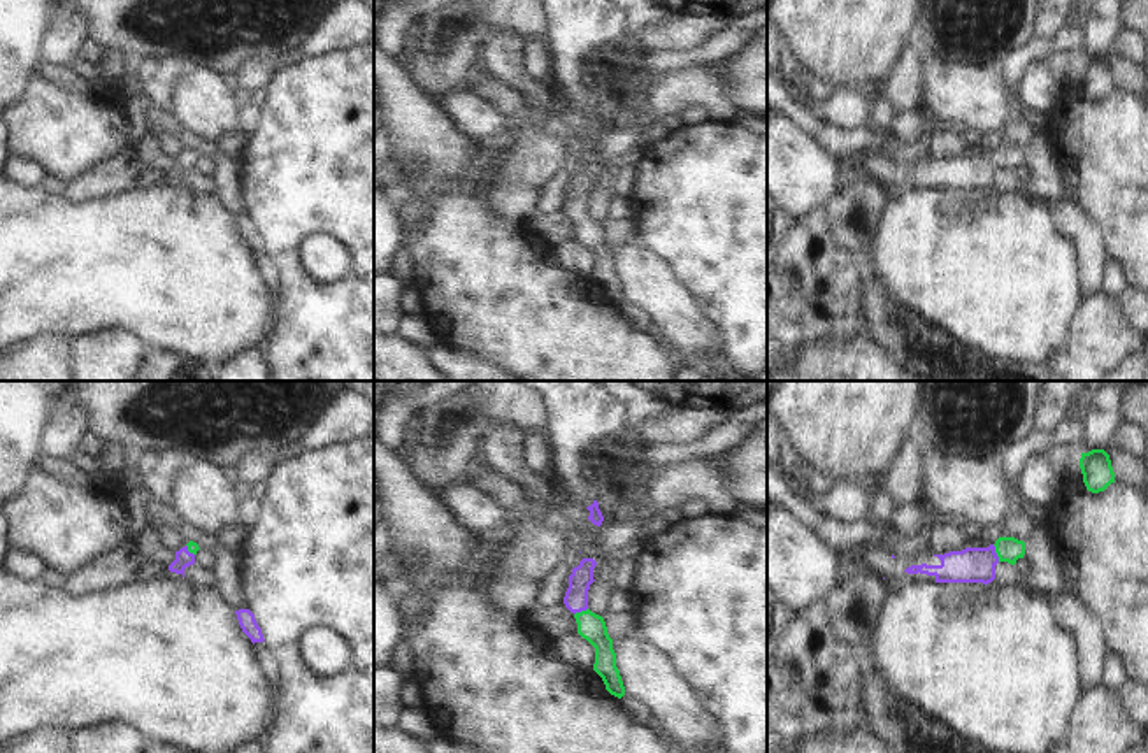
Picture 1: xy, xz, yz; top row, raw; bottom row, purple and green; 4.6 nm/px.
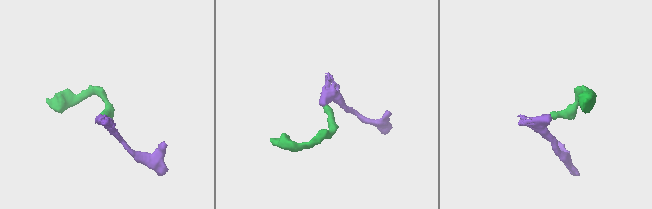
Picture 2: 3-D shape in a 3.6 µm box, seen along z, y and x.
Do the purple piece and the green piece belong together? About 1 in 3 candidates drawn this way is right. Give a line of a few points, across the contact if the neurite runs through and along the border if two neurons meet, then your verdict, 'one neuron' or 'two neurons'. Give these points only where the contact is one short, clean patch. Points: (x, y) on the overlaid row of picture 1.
line yz (973, 564), (996, 553), (1008, 550); one neuron

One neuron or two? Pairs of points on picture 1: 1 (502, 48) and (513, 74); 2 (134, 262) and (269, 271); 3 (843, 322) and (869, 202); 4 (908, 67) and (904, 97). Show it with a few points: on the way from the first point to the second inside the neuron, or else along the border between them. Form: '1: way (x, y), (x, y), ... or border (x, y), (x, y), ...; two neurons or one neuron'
1: way (502, 55), (509, 67); one neuron
2: border (251, 251), (274, 301); two neurons
3: border (829, 222), (832, 239), (853, 257); two neurons
4: way (908, 74), (904, 90); one neuron

